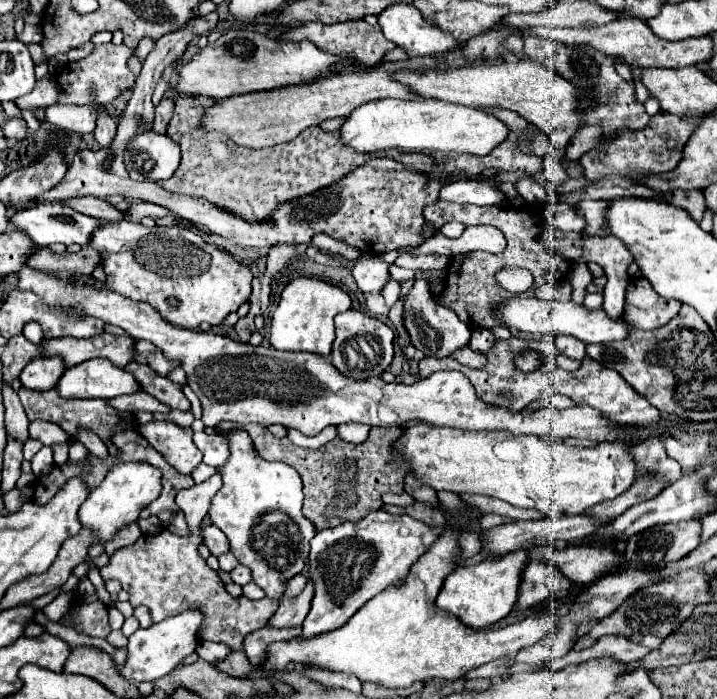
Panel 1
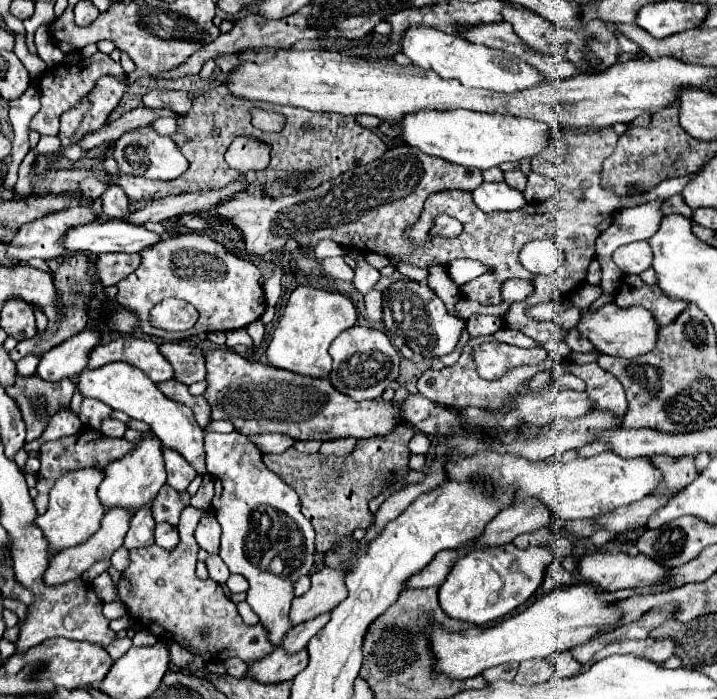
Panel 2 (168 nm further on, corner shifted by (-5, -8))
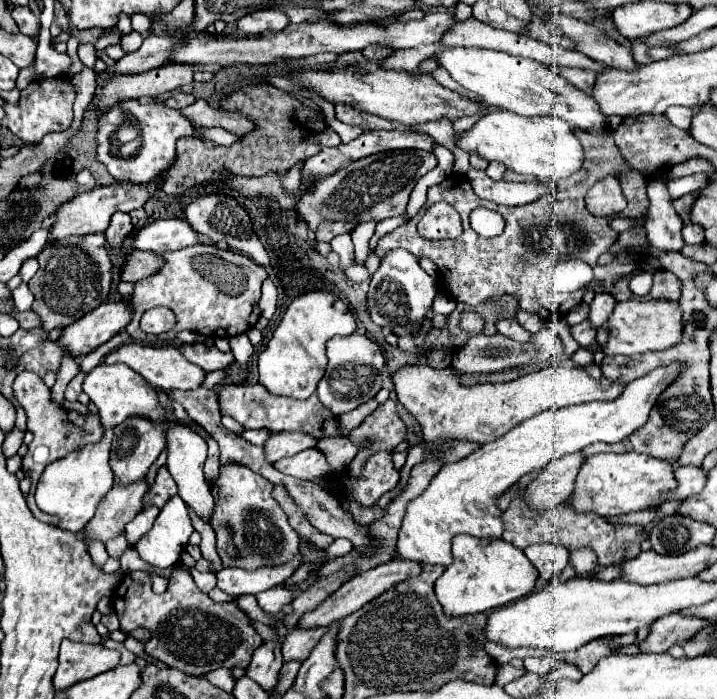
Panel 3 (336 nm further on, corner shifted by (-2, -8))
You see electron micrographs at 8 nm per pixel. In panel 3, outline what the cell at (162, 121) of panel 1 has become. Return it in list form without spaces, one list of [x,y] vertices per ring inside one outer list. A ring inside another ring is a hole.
[[[180,92],[180,94],[174,94],[174,96],[170,96],[166,102],[172,106],[172,108],[186,108],[186,106],[190,106],[190,104],[194,104],[194,96],[192,94],[184,94],[184,92]]]

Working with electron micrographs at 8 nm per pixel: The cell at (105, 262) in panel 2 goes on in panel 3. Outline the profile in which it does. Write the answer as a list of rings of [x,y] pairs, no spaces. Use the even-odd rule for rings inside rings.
[[[134,250],[128,256],[128,262],[126,262],[124,272],[122,272],[122,280],[126,280],[126,282],[138,282],[142,278],[148,278],[148,276],[156,274],[162,266],[164,266],[164,258],[156,256],[156,252]]]

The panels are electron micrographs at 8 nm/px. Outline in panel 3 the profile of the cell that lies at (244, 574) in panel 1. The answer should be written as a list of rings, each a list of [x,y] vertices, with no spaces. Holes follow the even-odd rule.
[[[298,552],[296,560],[292,564],[282,564],[280,568],[256,568],[256,570],[244,570],[244,568],[224,568],[216,574],[218,588],[242,596],[242,594],[258,594],[268,588],[274,588],[276,584],[284,582],[300,564],[302,564],[302,552]]]

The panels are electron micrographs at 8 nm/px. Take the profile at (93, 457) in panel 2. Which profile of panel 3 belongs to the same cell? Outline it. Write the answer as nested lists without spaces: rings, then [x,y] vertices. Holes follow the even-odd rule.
[[[20,372],[20,374],[16,376],[16,380],[14,380],[14,396],[16,396],[16,400],[24,406],[26,414],[28,414],[28,430],[34,434],[34,440],[32,440],[30,446],[28,446],[28,454],[22,458],[22,468],[26,468],[26,474],[30,476],[32,484],[30,493],[28,493],[26,497],[26,502],[28,508],[32,510],[32,514],[34,514],[38,520],[48,522],[48,524],[56,524],[56,518],[50,518],[46,512],[42,512],[36,505],[34,492],[38,484],[38,478],[40,478],[40,474],[44,472],[44,468],[46,468],[50,462],[66,456],[68,452],[74,452],[74,450],[82,448],[84,444],[98,442],[98,440],[102,438],[102,434],[104,434],[104,428],[100,426],[100,420],[96,418],[96,414],[80,414],[80,412],[64,410],[64,408],[58,408],[56,404],[52,404],[52,400],[50,400],[50,390],[48,390],[46,384],[42,382],[42,378],[36,376],[34,372]],[[38,446],[46,446],[46,448],[50,450],[48,460],[42,462],[42,464],[34,462],[34,458],[32,458],[32,454],[34,454],[34,450],[36,450]]]

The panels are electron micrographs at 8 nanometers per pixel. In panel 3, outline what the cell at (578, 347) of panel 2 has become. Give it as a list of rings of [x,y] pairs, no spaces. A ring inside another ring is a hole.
[[[586,318],[582,324],[572,326],[572,336],[580,346],[590,346],[596,340],[596,328],[590,324],[590,320]]]

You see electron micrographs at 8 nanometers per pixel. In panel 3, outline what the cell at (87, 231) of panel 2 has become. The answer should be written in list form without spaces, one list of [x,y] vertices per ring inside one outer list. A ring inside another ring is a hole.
[[[170,218],[170,220],[156,220],[142,230],[134,234],[134,248],[138,250],[150,250],[156,254],[182,250],[194,244],[200,244],[202,240],[192,230],[192,226],[186,220]]]

